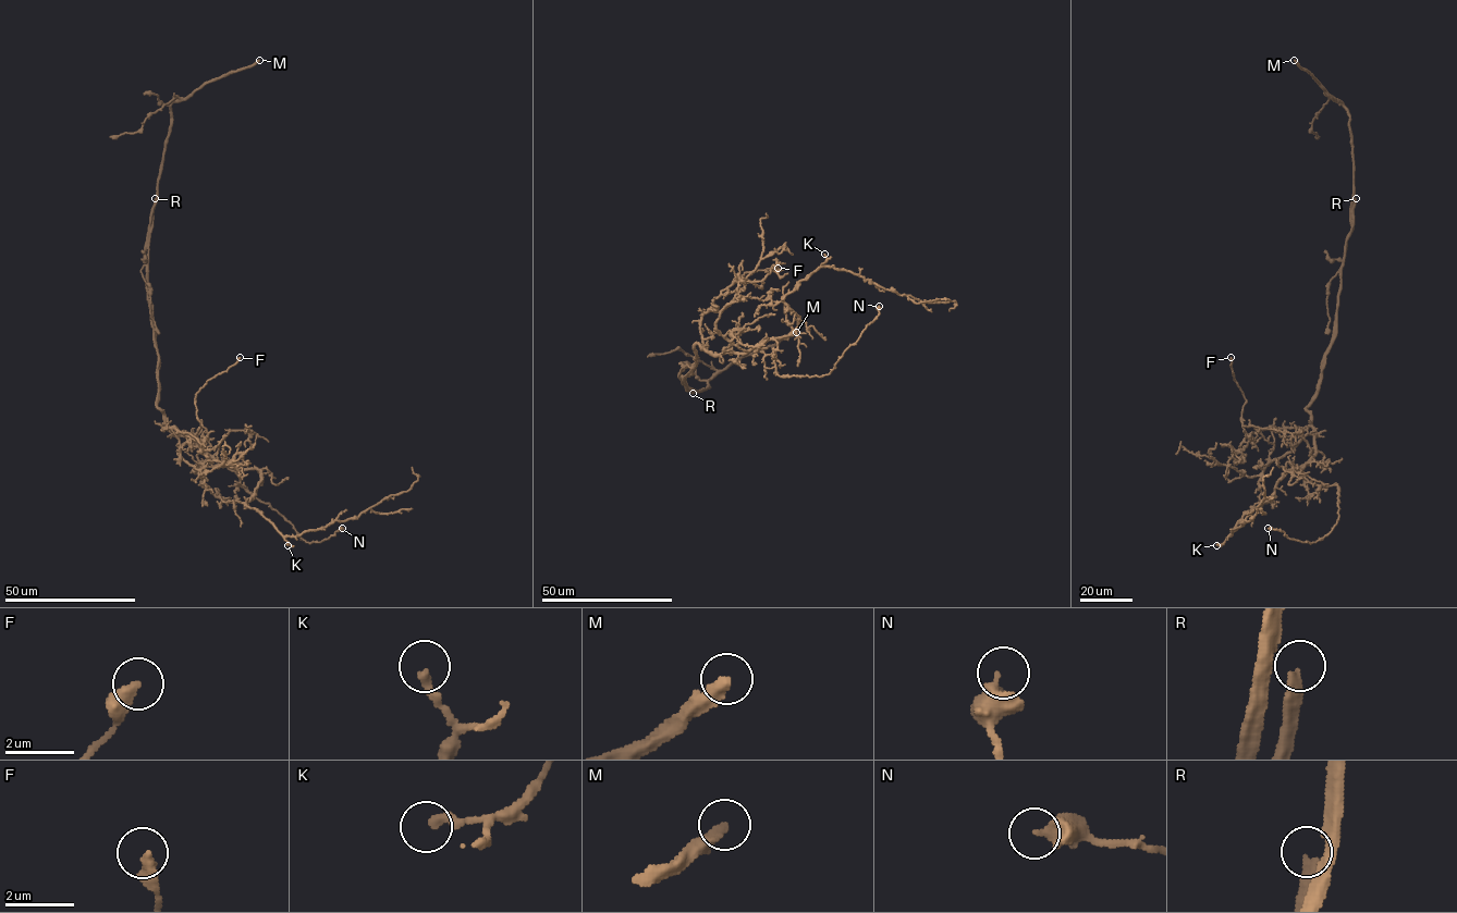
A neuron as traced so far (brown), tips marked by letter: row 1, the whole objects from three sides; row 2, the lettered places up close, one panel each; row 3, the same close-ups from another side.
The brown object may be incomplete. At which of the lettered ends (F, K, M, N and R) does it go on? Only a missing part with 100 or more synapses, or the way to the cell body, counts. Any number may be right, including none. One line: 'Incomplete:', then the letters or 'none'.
Incomplete: M, R

